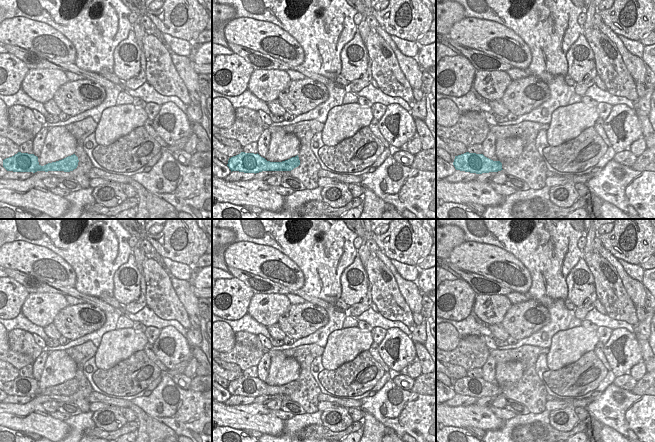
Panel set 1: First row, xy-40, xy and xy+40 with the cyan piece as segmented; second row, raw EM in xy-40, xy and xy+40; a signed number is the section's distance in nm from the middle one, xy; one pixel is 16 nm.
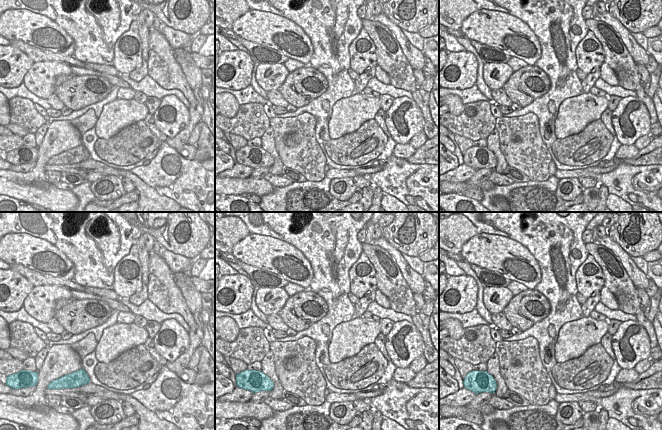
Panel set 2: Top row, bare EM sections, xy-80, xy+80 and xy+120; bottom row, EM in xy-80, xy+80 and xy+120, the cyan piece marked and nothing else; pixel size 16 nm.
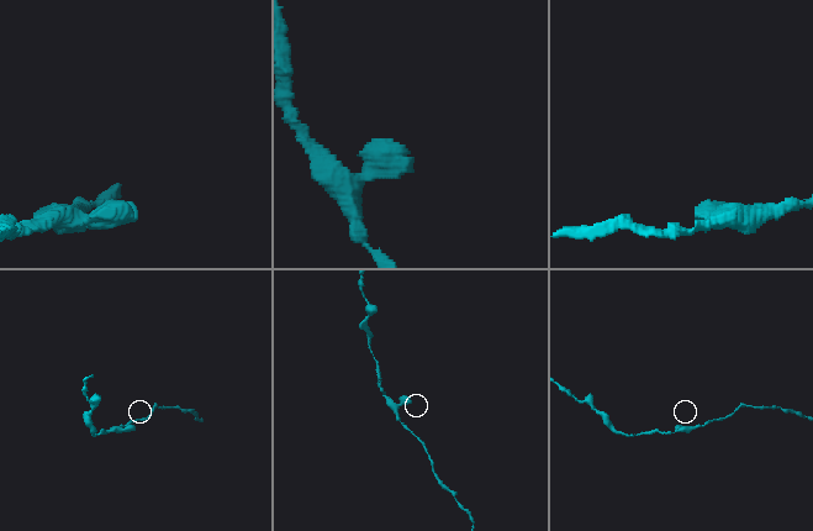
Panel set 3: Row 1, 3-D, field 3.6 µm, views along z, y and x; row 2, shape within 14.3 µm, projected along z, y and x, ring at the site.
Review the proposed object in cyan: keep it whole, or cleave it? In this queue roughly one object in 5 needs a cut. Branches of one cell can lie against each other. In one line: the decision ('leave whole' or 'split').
leave whole

